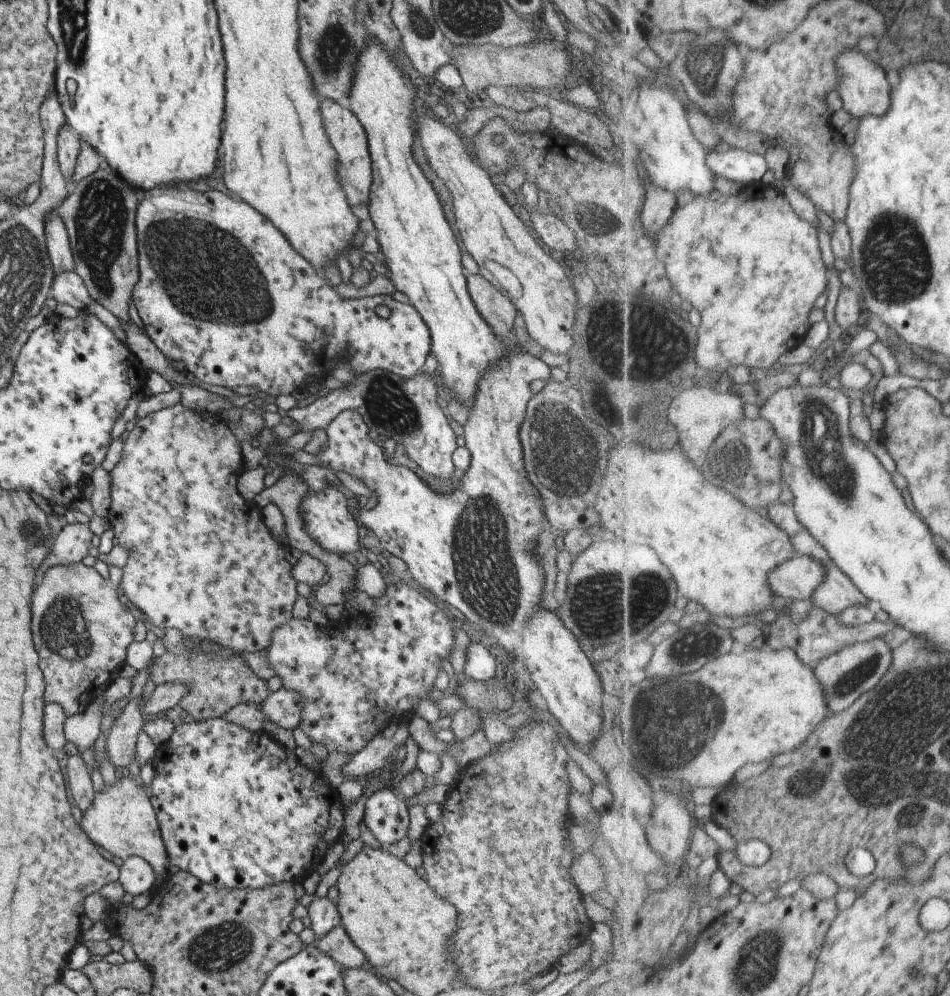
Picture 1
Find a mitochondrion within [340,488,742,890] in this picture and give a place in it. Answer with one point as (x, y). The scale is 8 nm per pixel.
(485, 578)

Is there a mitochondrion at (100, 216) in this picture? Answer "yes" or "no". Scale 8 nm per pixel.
yes

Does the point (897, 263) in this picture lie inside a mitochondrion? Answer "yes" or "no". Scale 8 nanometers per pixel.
yes

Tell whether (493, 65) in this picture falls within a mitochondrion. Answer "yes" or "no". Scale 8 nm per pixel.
no

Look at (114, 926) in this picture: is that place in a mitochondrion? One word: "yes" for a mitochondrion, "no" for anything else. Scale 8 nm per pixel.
no

